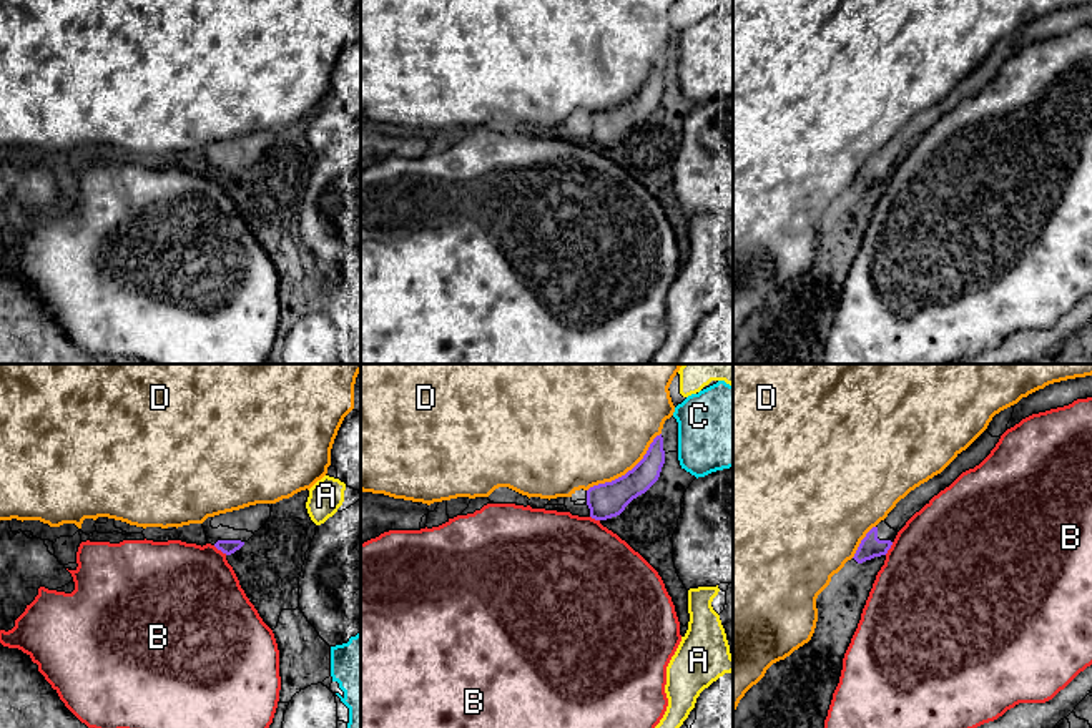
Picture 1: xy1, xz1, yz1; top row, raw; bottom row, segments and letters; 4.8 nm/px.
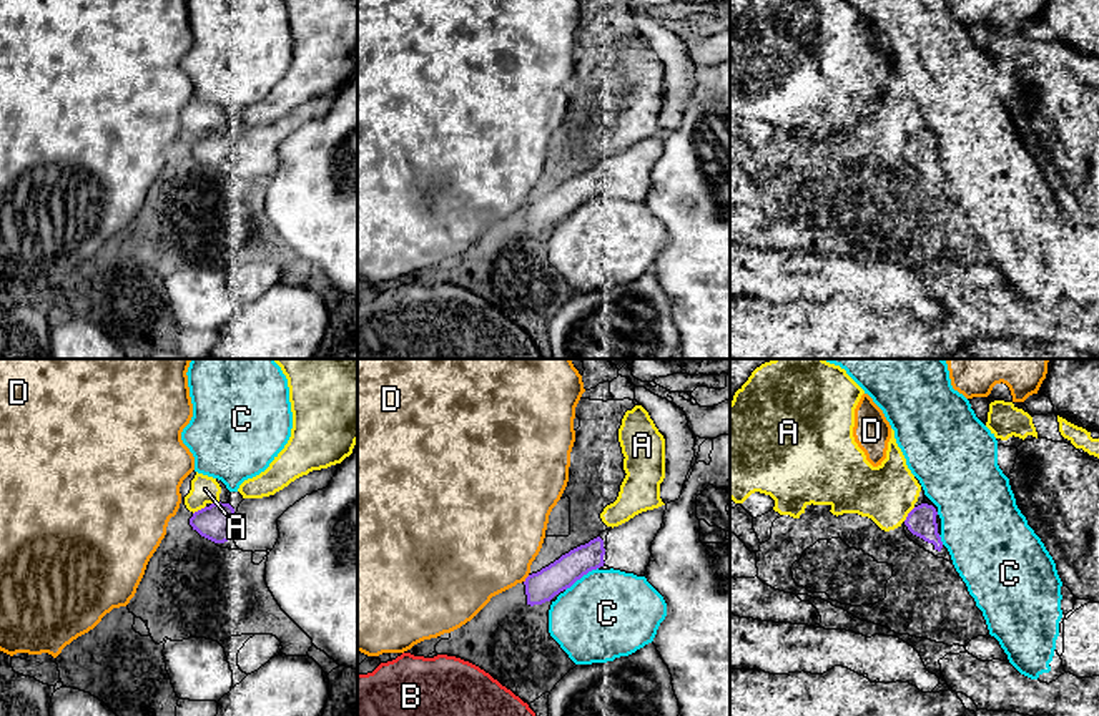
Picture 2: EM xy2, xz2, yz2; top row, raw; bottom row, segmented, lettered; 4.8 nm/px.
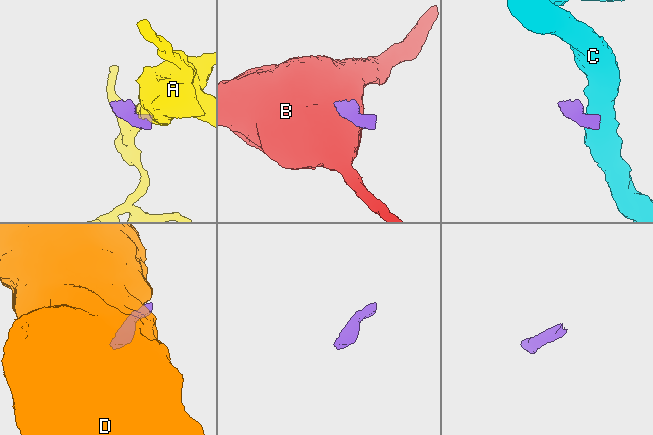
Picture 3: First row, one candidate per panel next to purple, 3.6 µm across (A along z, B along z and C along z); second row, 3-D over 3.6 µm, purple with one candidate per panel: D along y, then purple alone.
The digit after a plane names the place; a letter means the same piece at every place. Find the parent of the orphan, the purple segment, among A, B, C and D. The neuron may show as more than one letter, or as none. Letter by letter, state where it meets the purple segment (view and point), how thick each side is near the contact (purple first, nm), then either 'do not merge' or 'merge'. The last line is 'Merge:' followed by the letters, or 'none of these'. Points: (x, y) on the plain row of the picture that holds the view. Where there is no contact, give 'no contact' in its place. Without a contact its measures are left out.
A: yz2 (908, 142) | 140/280 nm | do not merge
B: xy1 (220, 177) | 70/460 nm | do not merge
C: xz2 (581, 205) | 150/440 nm | do not merge
D: xz1 (629, 98) | 170/500 nm | do not merge
Merge: none of these

